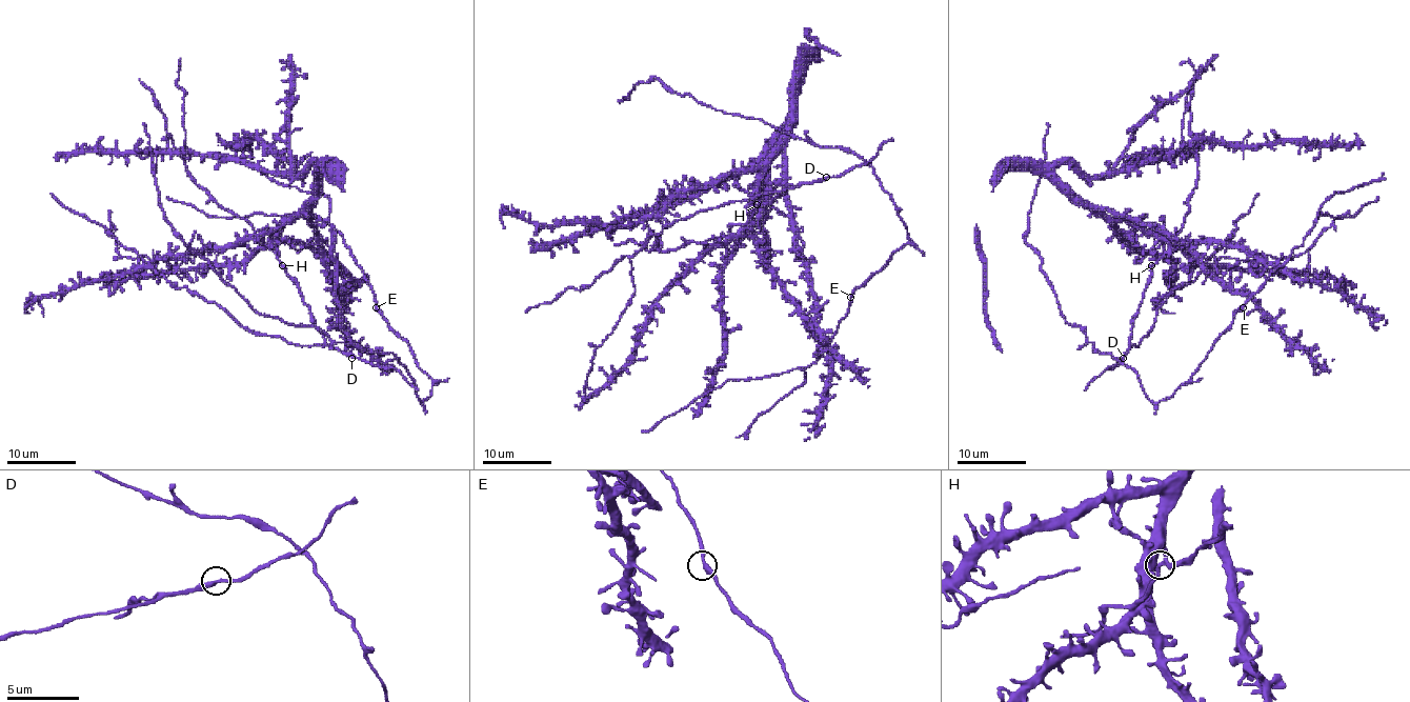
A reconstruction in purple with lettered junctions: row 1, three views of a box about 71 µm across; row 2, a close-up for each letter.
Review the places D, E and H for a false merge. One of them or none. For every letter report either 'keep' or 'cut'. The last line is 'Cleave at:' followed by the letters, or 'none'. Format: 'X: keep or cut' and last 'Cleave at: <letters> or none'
D: keep
E: keep
H: keep
Cleave at: none

